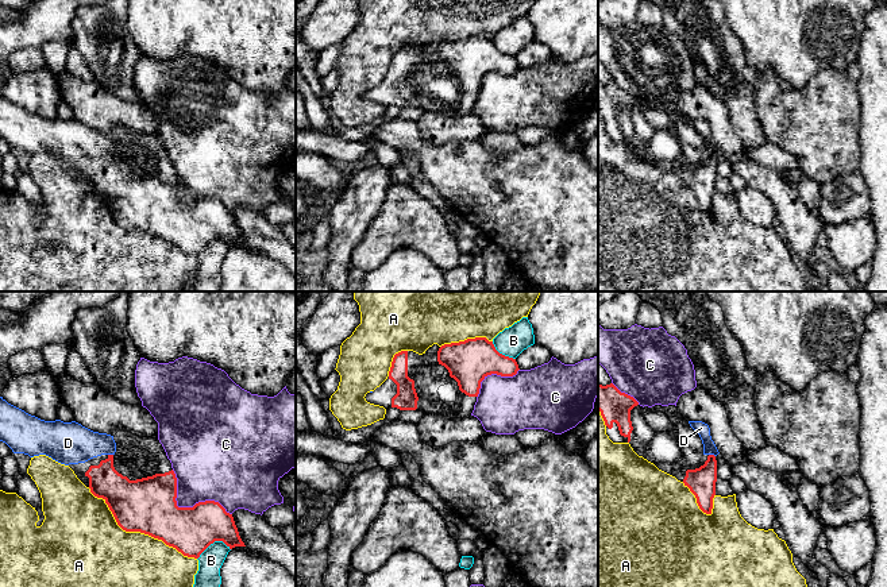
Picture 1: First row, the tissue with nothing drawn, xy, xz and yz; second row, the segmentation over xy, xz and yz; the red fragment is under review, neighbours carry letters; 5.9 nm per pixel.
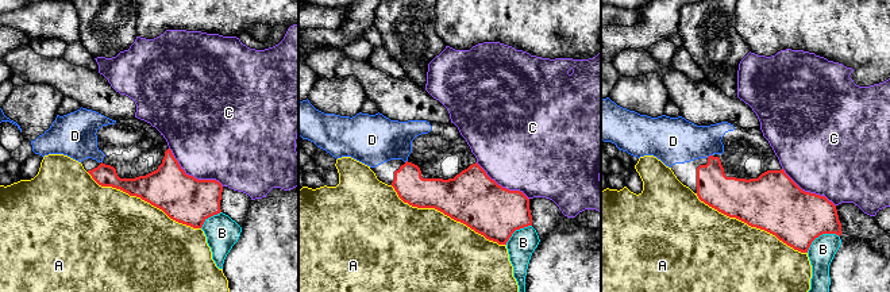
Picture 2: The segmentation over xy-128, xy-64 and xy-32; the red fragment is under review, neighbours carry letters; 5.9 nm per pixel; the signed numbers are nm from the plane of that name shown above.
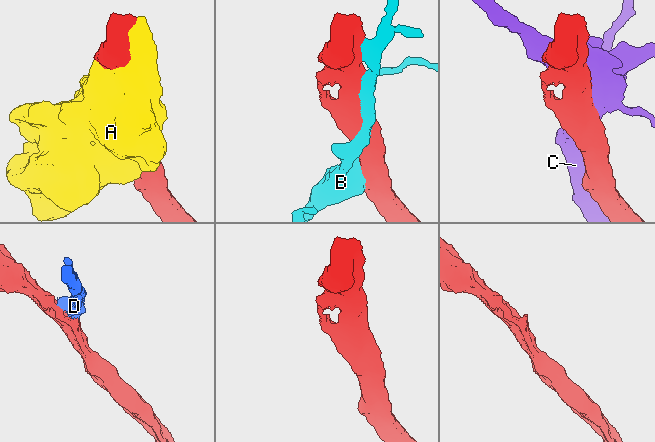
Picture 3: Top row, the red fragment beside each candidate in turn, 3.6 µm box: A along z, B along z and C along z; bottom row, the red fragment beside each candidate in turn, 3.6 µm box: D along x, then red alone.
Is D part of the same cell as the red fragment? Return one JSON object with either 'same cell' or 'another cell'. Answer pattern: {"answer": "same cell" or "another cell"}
{"answer": "same cell"}

